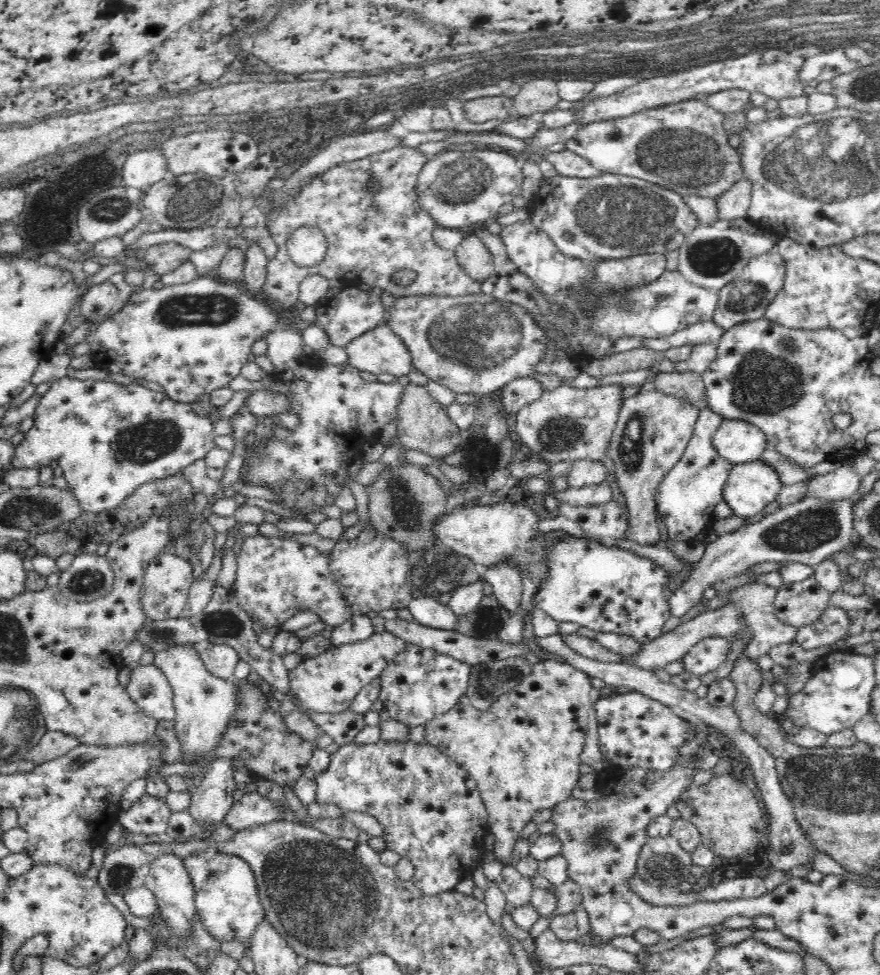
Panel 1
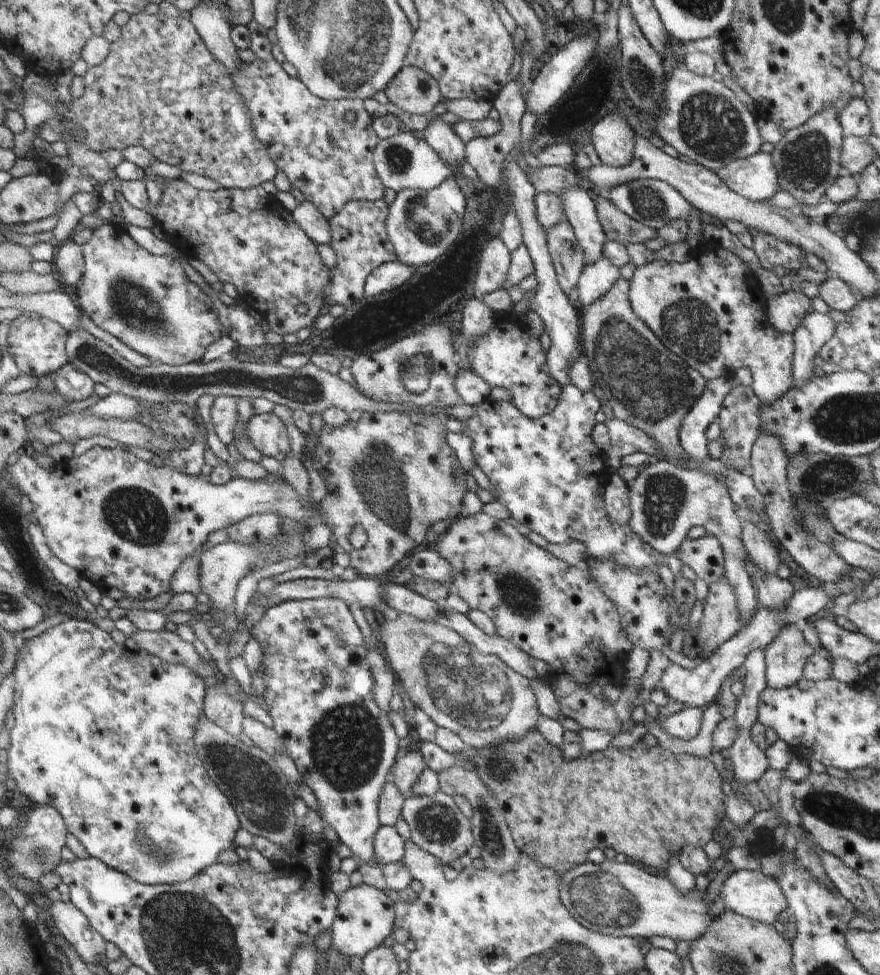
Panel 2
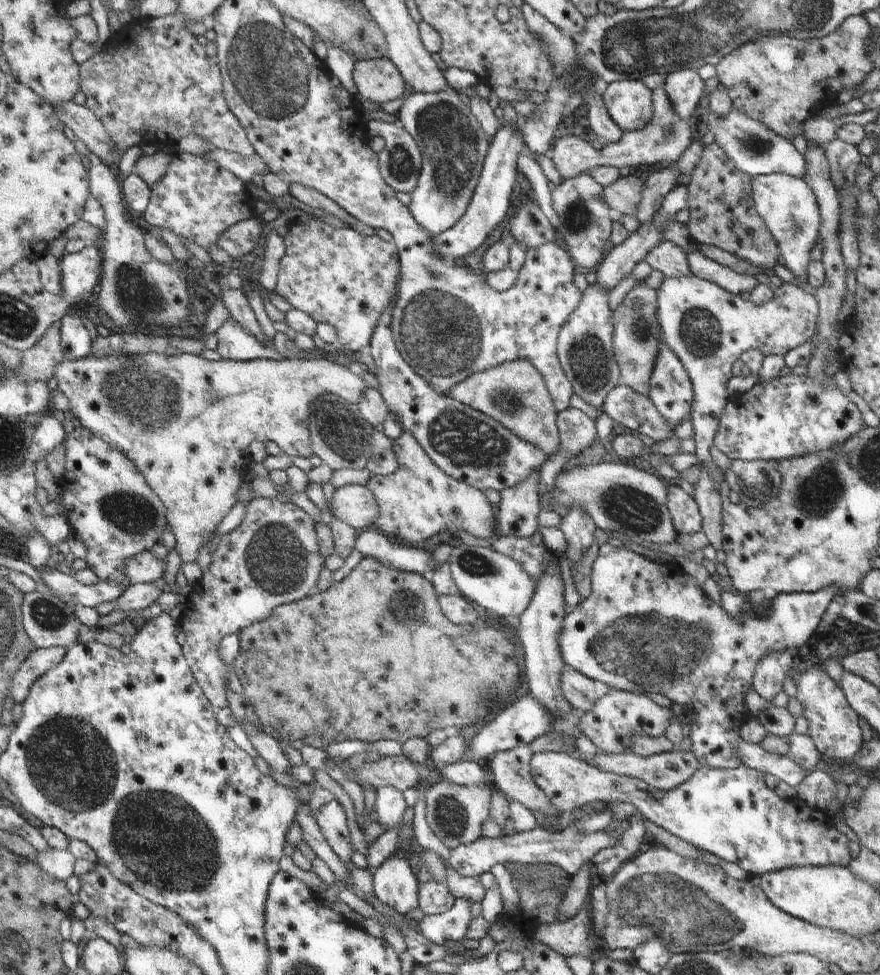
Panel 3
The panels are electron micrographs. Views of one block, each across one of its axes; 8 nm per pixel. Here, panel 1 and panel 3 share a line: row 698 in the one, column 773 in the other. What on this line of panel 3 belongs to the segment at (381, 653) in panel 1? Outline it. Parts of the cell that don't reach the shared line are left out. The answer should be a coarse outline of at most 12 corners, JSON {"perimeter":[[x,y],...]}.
{"perimeter":[[696,275],[655,291],[662,338],[687,370],[708,456],[732,365],[784,357],[819,304],[785,283],[755,305]]}

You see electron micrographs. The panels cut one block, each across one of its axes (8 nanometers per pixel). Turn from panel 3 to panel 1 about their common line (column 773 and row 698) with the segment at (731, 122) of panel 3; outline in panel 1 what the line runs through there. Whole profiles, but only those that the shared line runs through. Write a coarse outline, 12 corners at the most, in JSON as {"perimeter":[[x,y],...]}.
{"perimeter":[[154,663],[138,665],[125,689],[156,721],[176,719],[173,688]]}

